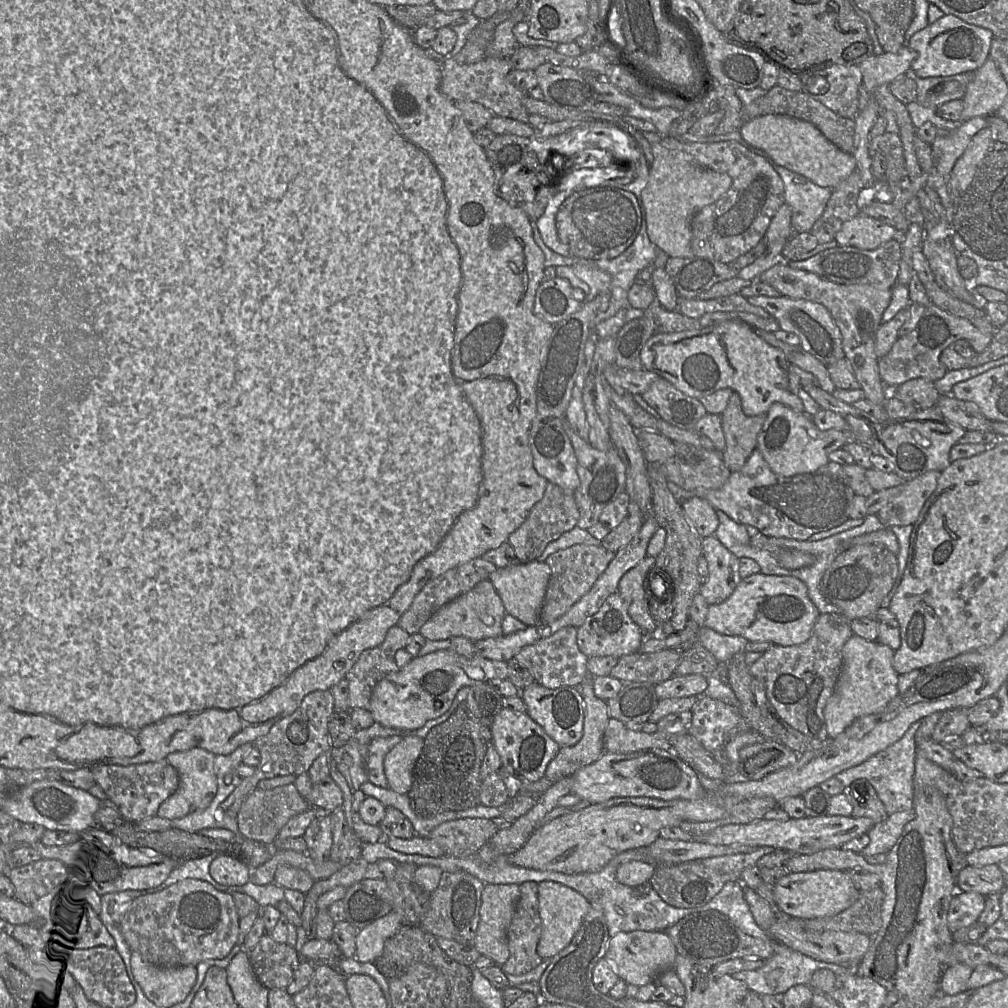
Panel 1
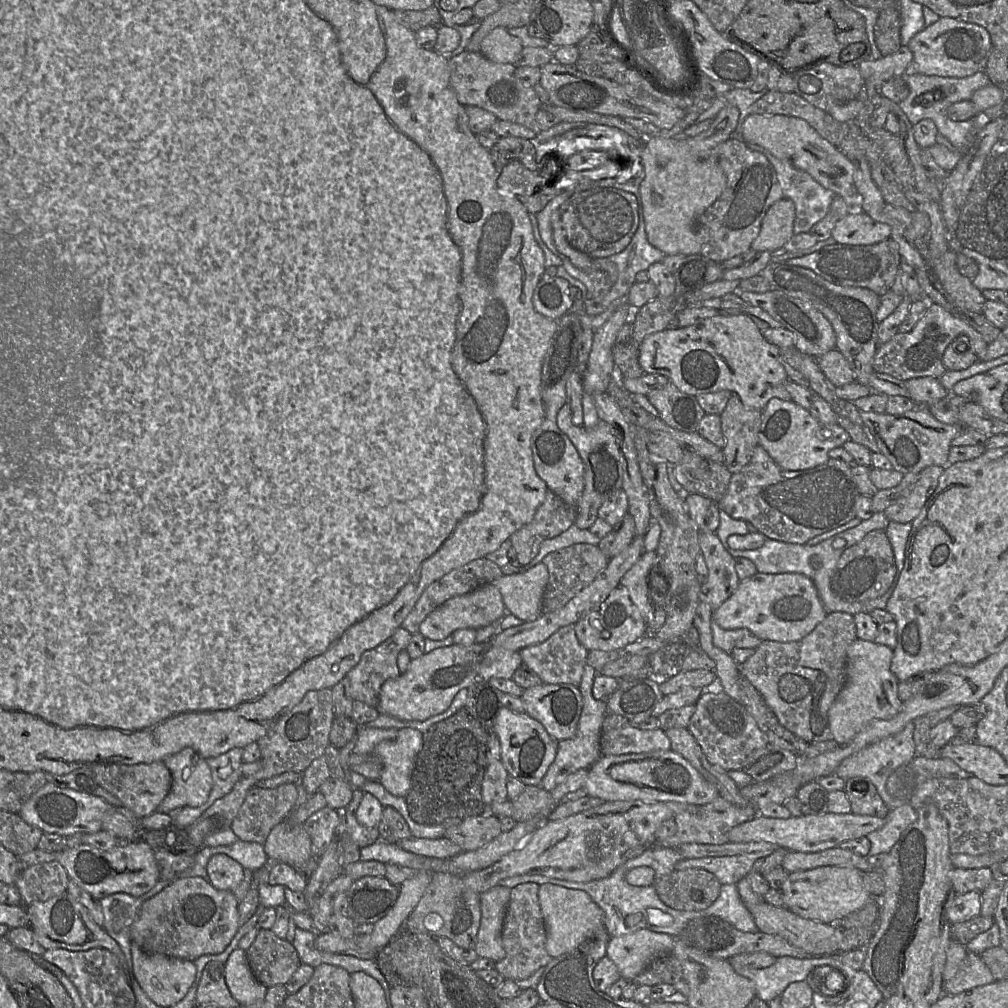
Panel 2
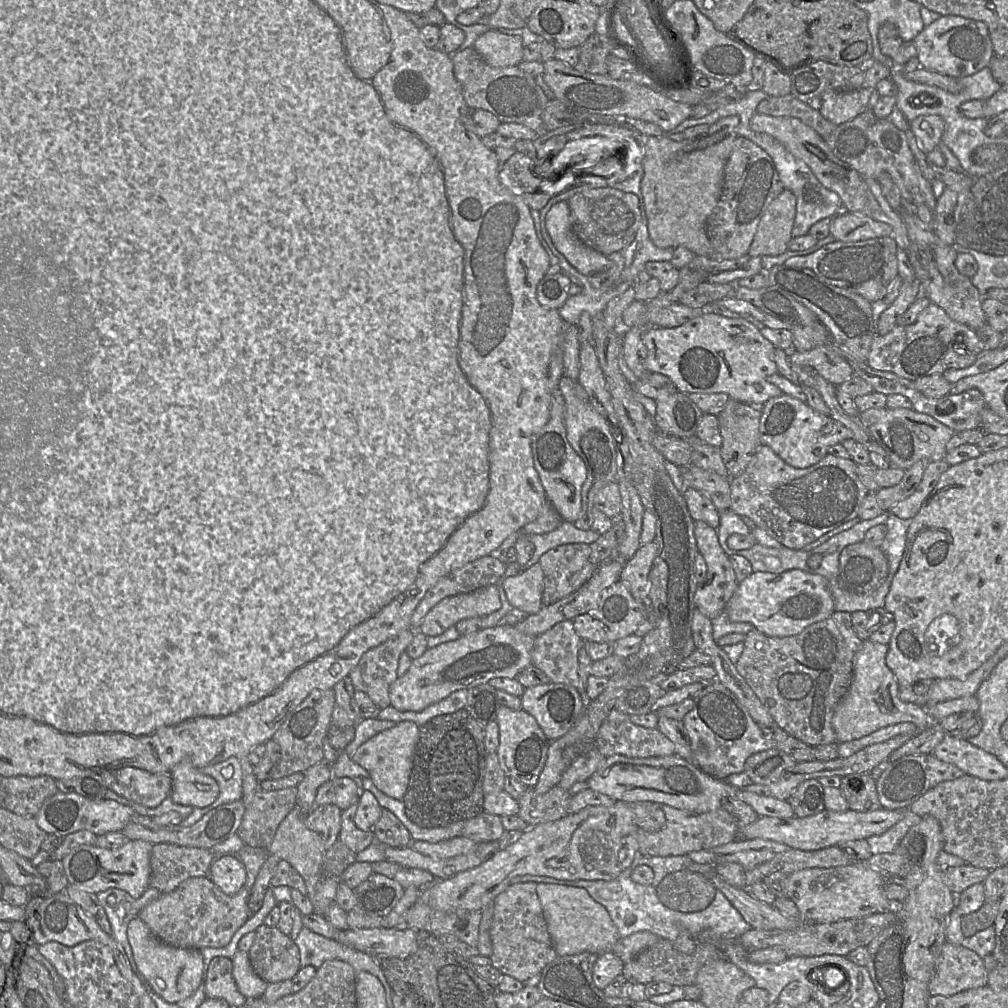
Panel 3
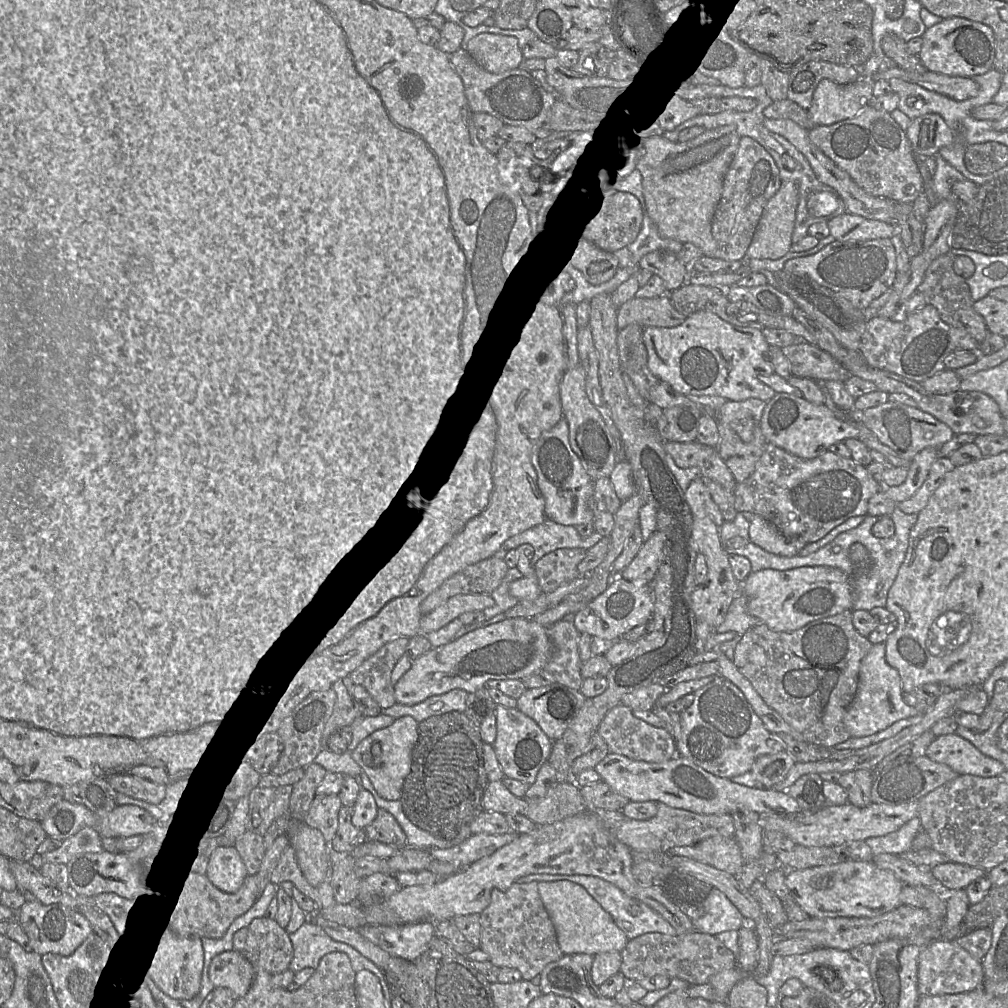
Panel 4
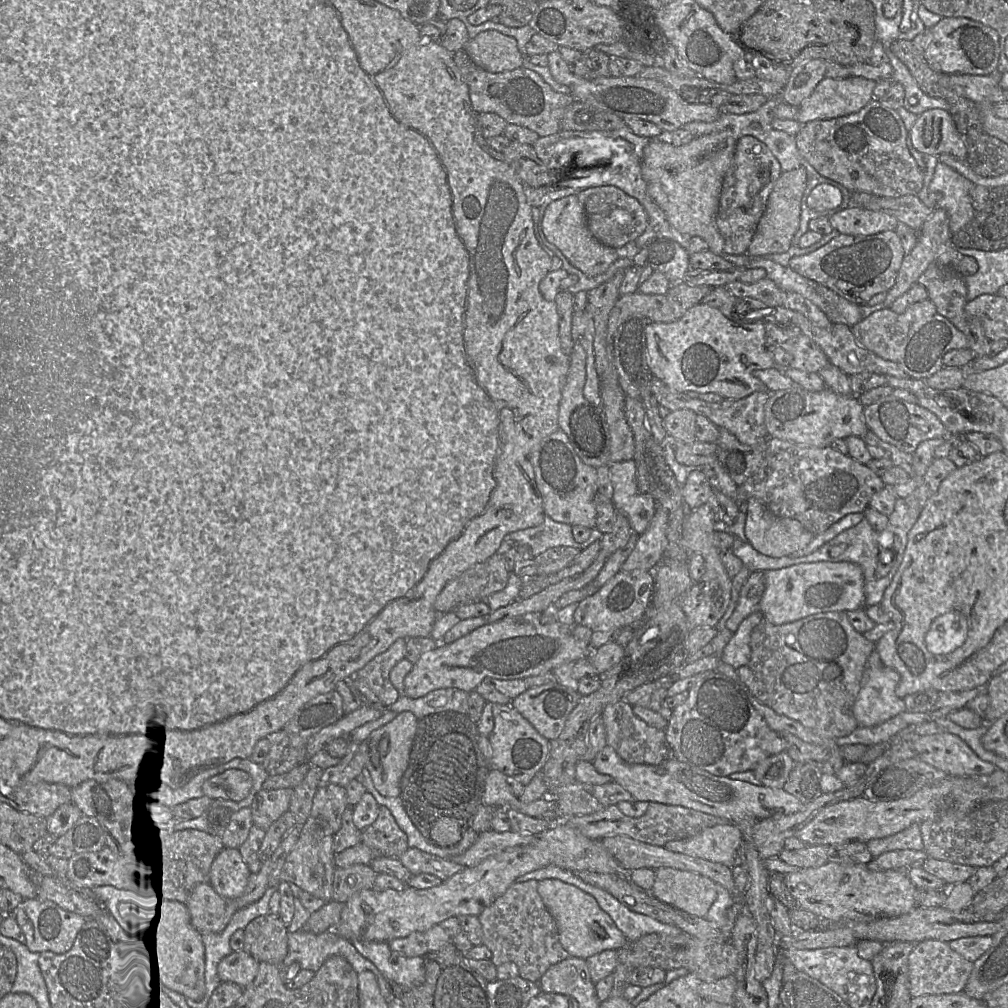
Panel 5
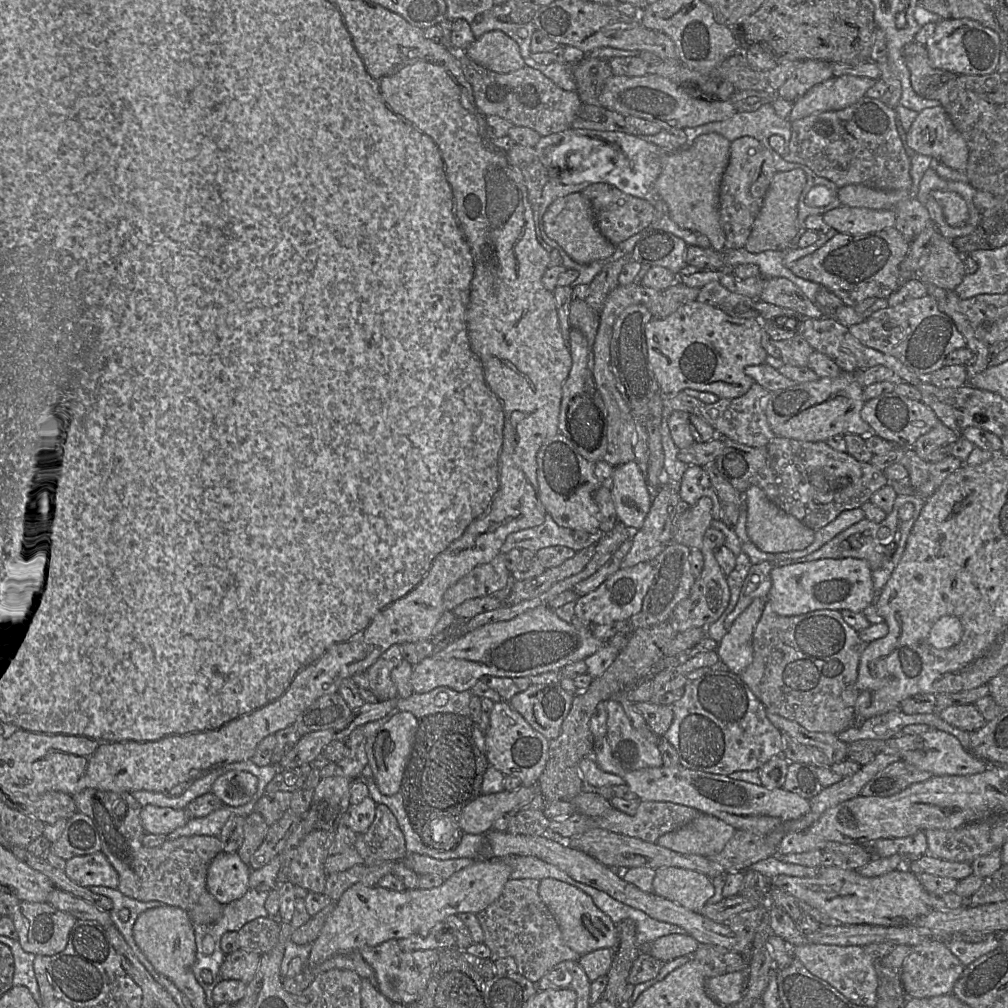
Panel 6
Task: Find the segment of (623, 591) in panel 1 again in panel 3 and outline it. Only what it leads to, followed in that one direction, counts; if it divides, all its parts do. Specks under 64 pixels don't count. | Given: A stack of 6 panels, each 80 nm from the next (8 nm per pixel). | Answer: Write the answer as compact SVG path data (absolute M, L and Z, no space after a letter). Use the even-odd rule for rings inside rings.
M655 541L641 545L636 554L625 562L620 580L627 586L632 596L647 607L650 590L649 573L657 553Z

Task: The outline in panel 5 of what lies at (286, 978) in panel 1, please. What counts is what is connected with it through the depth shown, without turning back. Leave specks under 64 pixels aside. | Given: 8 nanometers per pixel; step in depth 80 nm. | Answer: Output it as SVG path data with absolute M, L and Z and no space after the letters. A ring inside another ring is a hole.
M262 915L244 928L243 950L259 963L280 966L288 953L288 930L279 915Z

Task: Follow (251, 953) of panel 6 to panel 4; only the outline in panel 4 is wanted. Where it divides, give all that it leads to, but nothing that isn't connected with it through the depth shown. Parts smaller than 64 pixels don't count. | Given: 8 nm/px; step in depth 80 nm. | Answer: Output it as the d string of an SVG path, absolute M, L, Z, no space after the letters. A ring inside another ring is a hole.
M231 950L215 956L210 964L209 977L213 985L229 989L235 997L246 995L256 970L242 952Z

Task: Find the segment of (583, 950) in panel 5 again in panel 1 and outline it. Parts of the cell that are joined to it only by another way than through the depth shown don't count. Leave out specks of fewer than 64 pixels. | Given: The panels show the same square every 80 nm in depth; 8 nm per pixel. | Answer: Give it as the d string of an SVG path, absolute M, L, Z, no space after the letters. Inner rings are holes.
M542 881L538 884L538 903L542 933L537 953L542 959L551 959L570 944L590 909L590 903L574 889L553 881Z

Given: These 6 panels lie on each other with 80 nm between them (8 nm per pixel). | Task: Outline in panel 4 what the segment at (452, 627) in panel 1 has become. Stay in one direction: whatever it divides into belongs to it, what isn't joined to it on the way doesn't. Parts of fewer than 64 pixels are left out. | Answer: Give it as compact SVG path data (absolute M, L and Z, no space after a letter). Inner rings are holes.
M490 594L456 595L429 614L422 616L420 634L439 630L465 612L483 611L492 607L494 603L495 601Z

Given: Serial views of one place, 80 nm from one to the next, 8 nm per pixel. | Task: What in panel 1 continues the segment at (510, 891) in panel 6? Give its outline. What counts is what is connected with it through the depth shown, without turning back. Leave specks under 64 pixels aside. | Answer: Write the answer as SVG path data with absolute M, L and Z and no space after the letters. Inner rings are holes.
M538 883L519 885L520 897L508 929L509 958L501 970L509 975L525 974L542 962L537 946L542 933L539 914Z

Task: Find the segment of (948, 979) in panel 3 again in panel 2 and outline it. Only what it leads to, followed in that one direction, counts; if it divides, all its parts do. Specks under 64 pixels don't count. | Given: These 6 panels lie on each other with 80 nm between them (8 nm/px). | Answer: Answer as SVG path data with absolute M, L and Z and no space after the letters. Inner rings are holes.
M968 951L965 961L956 975L943 981L943 994L955 995L965 990L983 986L995 981L991 971L986 966L980 954Z

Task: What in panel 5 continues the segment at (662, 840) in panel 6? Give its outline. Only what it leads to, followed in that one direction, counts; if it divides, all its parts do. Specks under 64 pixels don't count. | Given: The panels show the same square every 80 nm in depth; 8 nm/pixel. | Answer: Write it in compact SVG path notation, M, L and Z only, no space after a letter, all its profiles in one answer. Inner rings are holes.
M734 823L708 827L696 835L665 844L669 851L698 857L732 868L739 862L742 834Z

